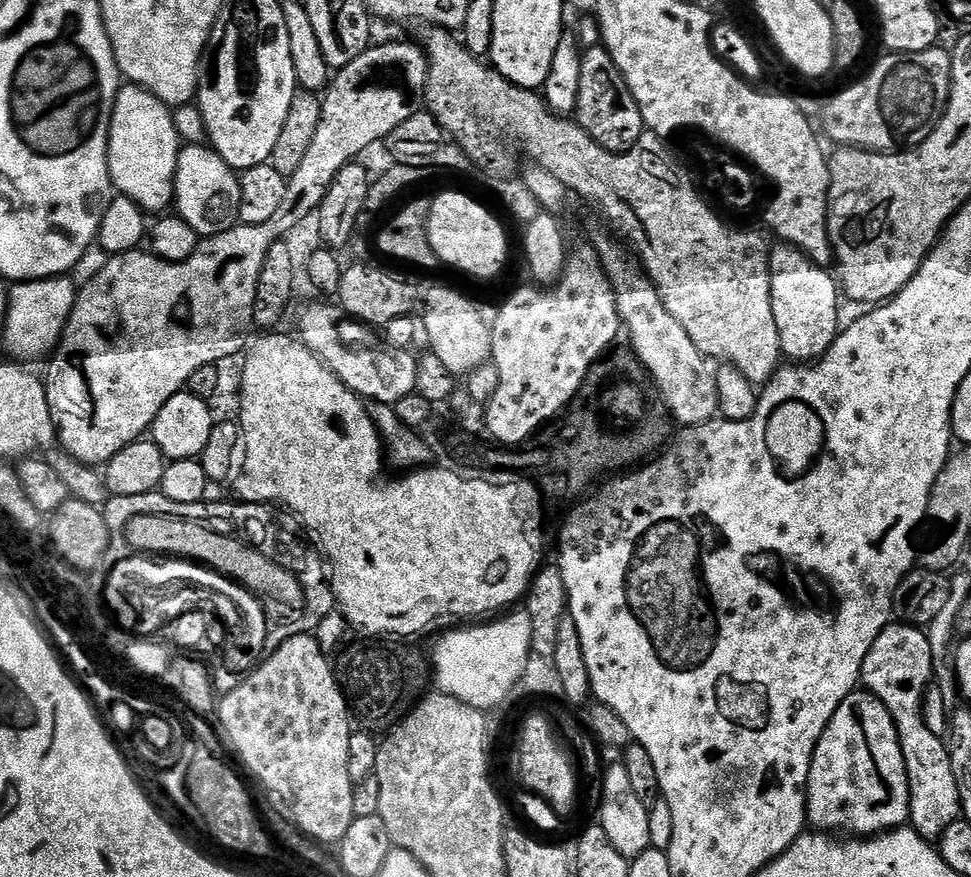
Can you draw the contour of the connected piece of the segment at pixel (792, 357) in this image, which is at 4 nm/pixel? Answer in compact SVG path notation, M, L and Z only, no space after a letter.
M779 247L771 249L768 265L774 322L778 322L780 335L780 351L792 362L815 362L826 354L841 327L838 284L833 273L832 276L828 273L827 267L814 263L800 249Z

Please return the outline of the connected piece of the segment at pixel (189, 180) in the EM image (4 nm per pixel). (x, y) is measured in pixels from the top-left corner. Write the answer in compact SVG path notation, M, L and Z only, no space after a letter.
M190 144L181 147L176 162L174 208L196 231L197 237L216 236L233 227L240 204L240 177L211 147Z

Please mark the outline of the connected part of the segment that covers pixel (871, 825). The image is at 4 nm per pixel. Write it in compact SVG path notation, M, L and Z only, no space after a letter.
M857 690L834 710L834 718L826 726L822 738L818 738L810 762L810 774L806 785L808 802L807 823L825 834L851 834L867 838L909 823L910 790L906 762L902 758L902 746L898 742L898 730L878 697L867 690Z

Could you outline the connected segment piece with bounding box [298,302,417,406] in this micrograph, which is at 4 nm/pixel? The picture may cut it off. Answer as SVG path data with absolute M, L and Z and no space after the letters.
M320 302L324 304L312 304L300 316L299 339L305 346L328 367L334 375L340 379L340 383L346 385L355 396L359 396L365 402L374 404L390 404L395 406L399 400L406 398L412 392L416 391L416 362L417 357L411 356L413 353L407 348L381 347L381 352L351 352L340 340L331 340L328 337L328 320L336 316L337 309L331 308L331 303Z

